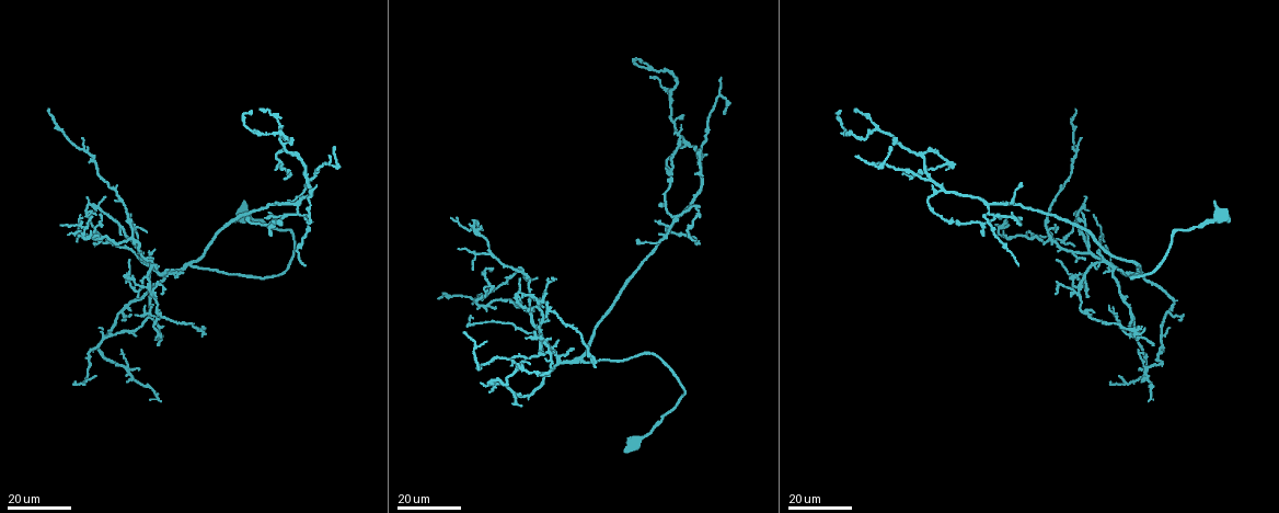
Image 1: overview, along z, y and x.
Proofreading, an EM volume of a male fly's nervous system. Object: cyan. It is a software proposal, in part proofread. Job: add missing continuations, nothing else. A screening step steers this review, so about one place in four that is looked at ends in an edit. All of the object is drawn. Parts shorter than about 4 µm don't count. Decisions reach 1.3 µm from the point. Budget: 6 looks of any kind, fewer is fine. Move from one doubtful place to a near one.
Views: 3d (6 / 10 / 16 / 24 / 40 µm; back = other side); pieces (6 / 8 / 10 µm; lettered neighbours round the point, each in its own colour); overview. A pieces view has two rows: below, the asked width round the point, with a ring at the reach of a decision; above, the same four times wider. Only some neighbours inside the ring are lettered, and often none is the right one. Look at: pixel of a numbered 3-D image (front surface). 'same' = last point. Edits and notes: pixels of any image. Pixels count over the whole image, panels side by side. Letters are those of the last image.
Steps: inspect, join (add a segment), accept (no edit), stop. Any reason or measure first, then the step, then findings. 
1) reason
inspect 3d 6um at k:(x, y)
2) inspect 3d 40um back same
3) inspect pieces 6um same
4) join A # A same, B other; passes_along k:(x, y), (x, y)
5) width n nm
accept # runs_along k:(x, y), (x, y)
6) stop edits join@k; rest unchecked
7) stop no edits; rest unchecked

free end
inspect 3d 16um at 1:(722, 79)

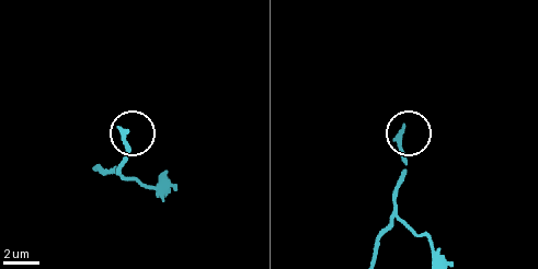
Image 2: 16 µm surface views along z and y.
inspect pieces 6um at 2:(128, 130)

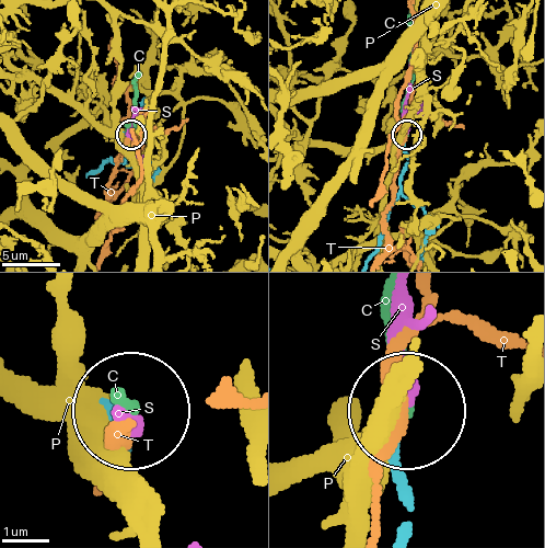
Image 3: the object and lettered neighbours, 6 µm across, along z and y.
width 140 nm
join C # C same, P other, S other, T other; the cell continues

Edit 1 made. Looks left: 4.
stops while still wide
inspect 3d 24um at 1:(889, 145)

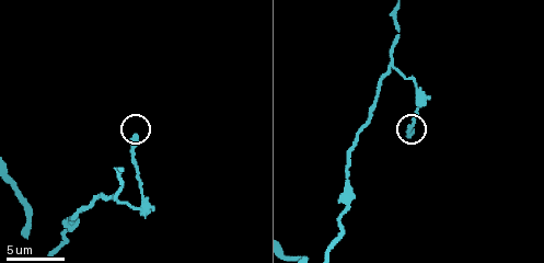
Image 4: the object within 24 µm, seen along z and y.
inspect 3d 10um at 4:(133, 136)

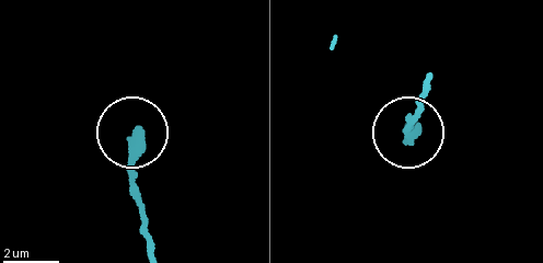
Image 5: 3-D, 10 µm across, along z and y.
inspect pieces 10um at 5:(135, 134)

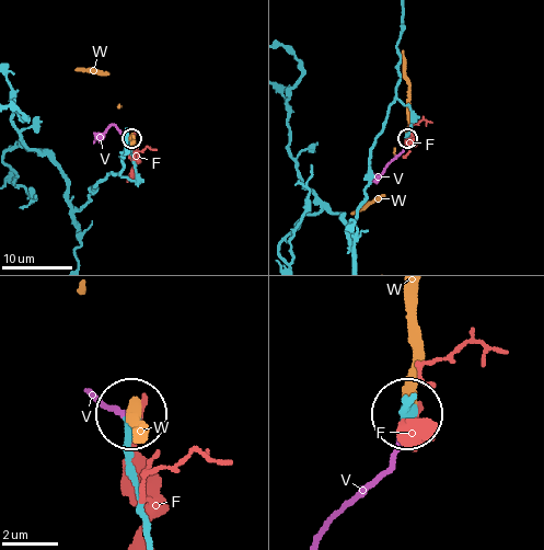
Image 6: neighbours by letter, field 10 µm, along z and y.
join V # F other, V same, W other; passes_along 6:(409, 397), (395, 456), (325, 534); it goes on there

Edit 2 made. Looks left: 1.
stop edits join@3, join@6; rest unchecked

